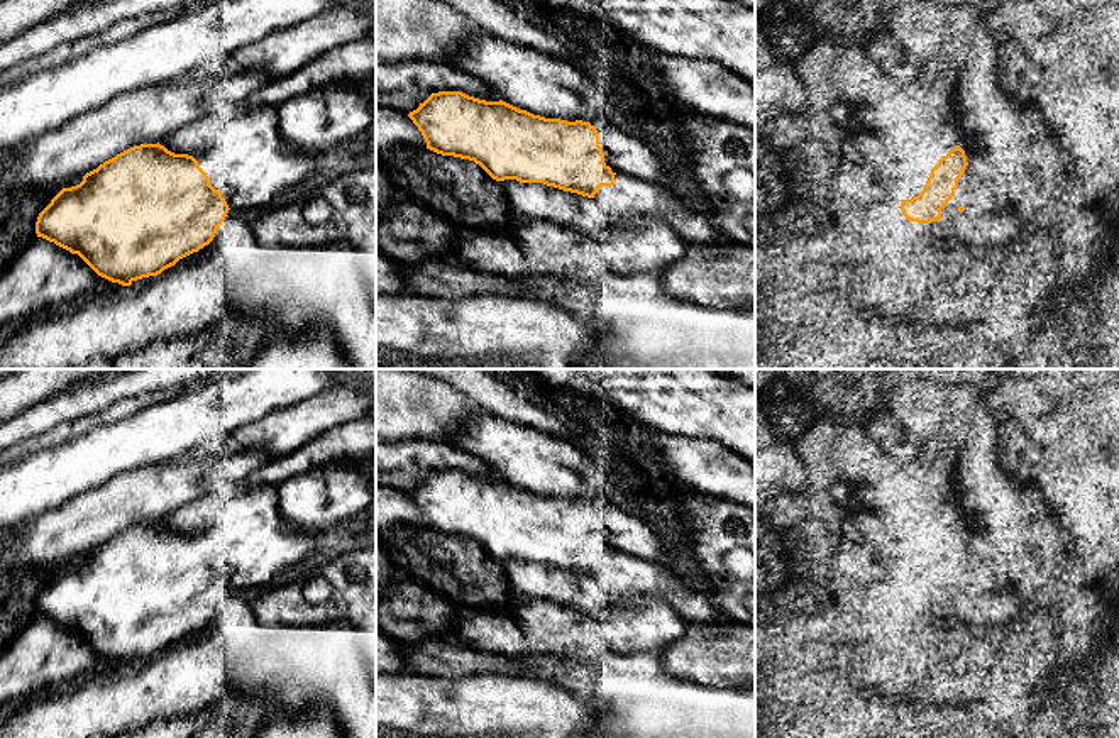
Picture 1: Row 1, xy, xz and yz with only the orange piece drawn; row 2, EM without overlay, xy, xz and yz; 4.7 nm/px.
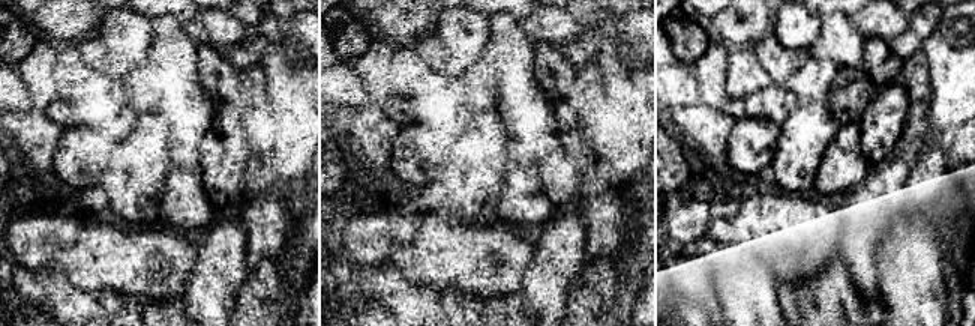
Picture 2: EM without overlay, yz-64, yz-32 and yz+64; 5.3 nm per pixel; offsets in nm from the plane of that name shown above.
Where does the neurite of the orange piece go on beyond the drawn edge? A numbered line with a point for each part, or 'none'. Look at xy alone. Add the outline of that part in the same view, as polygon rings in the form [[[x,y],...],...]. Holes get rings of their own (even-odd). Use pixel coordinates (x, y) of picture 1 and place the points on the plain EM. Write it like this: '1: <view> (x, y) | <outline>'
1: xy (256, 542) | [[[261,484],[257,487],[240,489],[237,493],[237,496],[223,506],[223,511],[222,511],[222,516],[220,516],[220,521],[218,521],[218,570],[225,577],[229,587],[232,587],[235,592],[259,591],[259,589],[269,586],[274,576],[278,576],[279,572],[300,564],[301,560],[305,560],[317,548],[318,538],[323,537],[325,533],[332,531],[332,530],[347,530],[347,531],[352,531],[352,533],[369,533],[371,531],[371,516],[372,516],[372,509],[367,509],[367,511],[357,515],[356,518],[352,518],[352,520],[349,520],[349,521],[345,521],[342,525],[337,525],[337,526],[333,526],[330,530],[306,531],[306,530],[303,530],[300,526],[295,526],[291,521],[288,521],[281,515],[279,504],[278,504],[278,486]]]

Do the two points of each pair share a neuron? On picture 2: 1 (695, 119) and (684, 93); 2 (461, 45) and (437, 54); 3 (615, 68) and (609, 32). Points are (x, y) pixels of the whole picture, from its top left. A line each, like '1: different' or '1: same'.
1: different
2: different
3: same

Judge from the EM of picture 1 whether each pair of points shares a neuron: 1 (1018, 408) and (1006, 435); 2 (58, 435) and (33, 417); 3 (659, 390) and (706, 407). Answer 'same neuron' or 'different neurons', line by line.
1: different neurons
2: different neurons
3: same neuron

